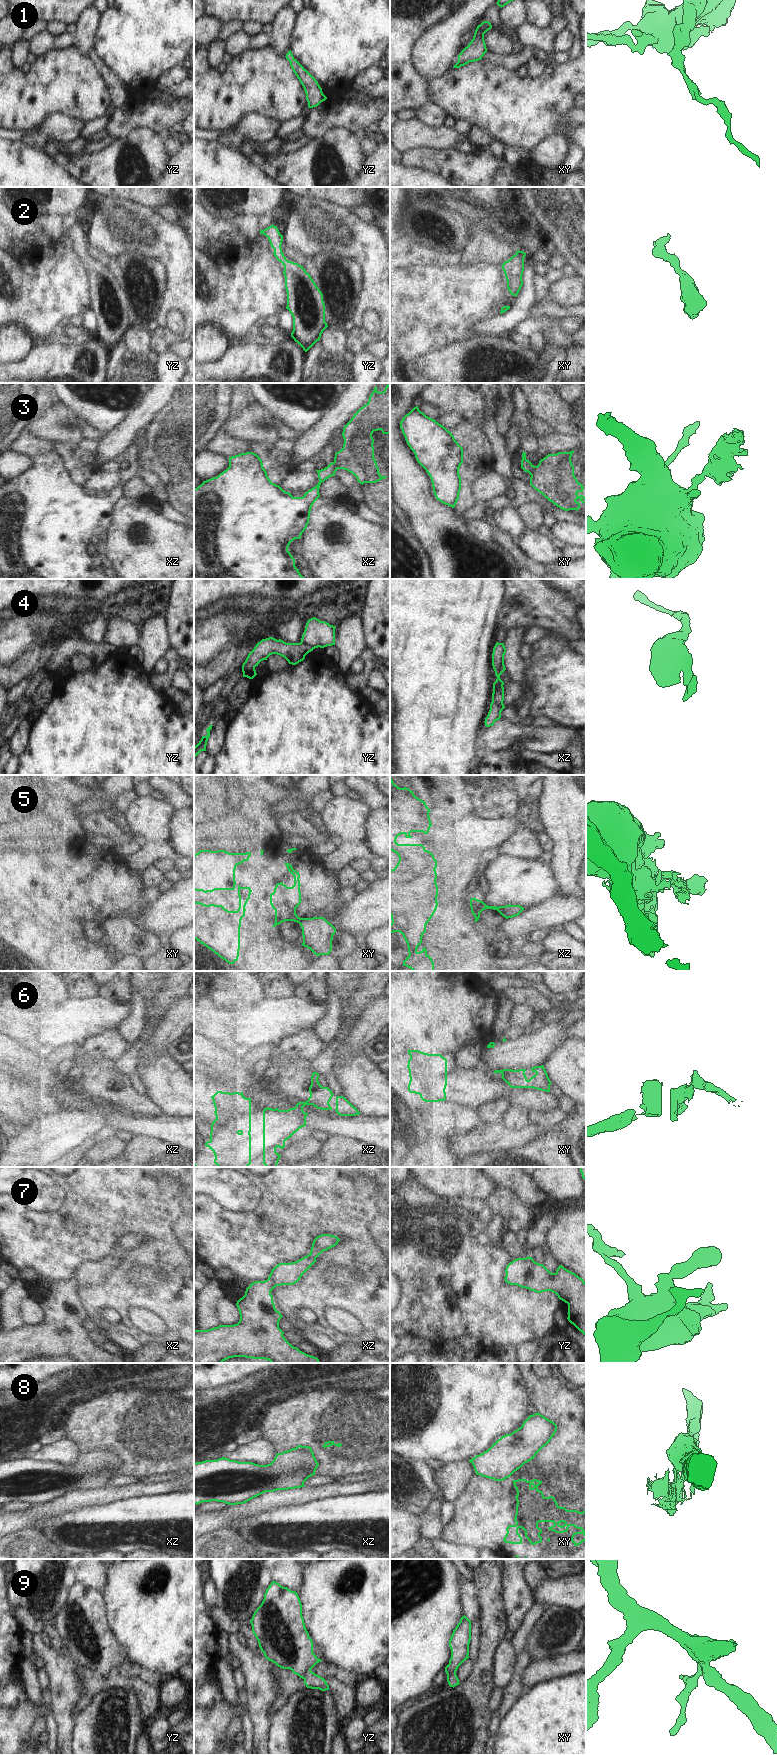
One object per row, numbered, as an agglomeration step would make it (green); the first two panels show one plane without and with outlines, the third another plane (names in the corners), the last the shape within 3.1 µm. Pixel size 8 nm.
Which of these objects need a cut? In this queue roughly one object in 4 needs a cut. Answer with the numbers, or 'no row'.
3, 4, 5, 6, 8, 9

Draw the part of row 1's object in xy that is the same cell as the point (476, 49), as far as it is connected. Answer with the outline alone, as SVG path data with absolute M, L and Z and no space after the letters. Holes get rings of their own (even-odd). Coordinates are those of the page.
M483 21L477 26L473 39L458 55L458 62L453 68L460 68L469 62L475 62L482 59L484 54L487 52L484 34L491 28L492 25L489 21Z

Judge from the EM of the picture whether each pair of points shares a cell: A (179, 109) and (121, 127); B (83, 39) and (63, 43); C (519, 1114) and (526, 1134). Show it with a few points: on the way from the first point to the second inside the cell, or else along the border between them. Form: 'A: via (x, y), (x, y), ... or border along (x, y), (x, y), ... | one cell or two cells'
A: via (165, 116), (135, 116) | one cell
B: border along (72, 35), (74, 44) | two cells
C: border along (502, 1121), (516, 1129), (522, 1129), (530, 1123) | two cells

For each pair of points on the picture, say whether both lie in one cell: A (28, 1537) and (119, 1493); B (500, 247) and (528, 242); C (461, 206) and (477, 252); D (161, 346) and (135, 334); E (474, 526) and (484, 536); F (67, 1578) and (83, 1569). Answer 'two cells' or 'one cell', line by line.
A: two cells
B: two cells
C: two cells
D: two cells
E: one cell
F: two cells

